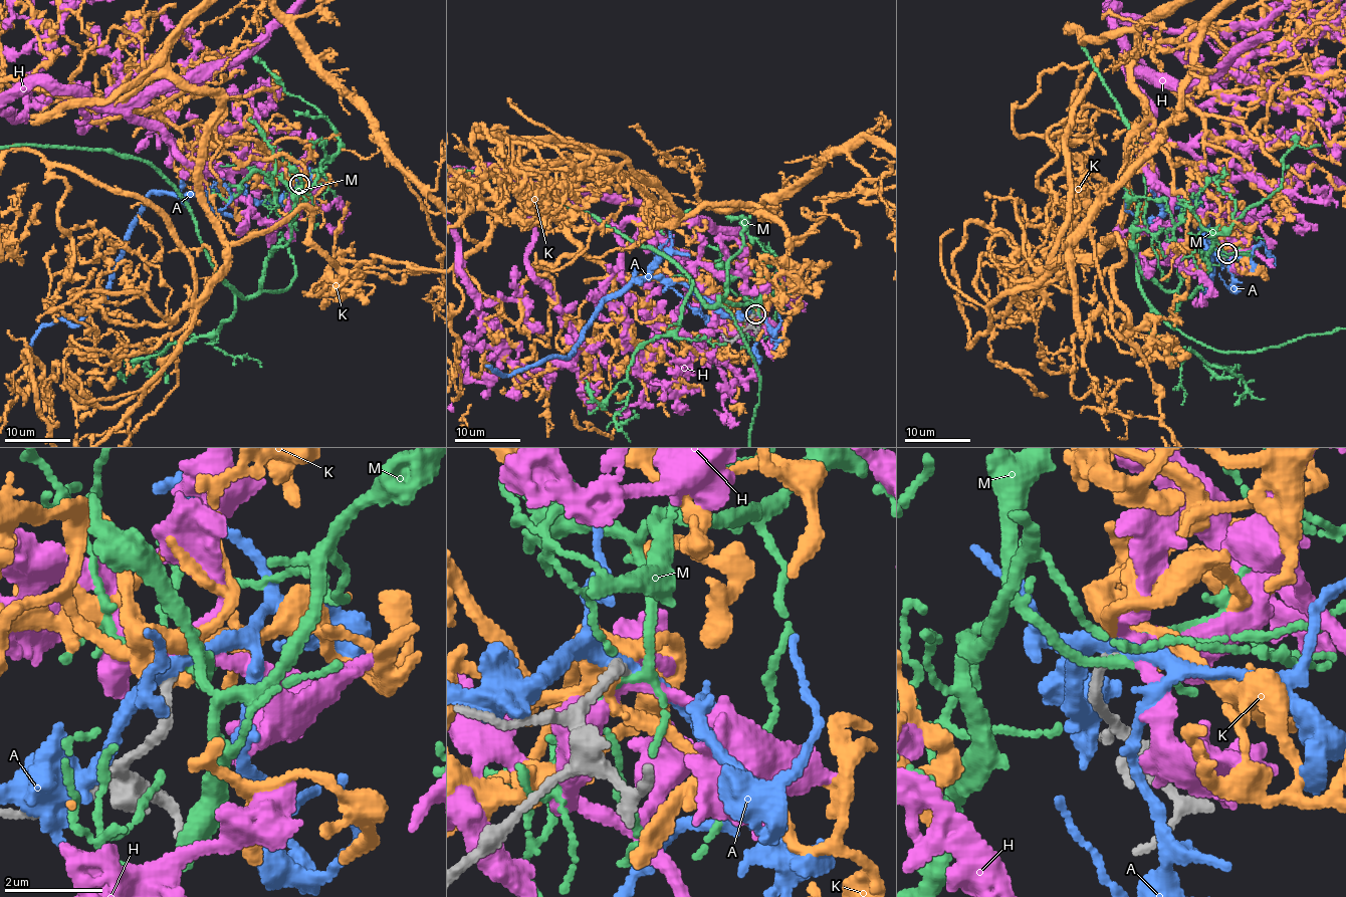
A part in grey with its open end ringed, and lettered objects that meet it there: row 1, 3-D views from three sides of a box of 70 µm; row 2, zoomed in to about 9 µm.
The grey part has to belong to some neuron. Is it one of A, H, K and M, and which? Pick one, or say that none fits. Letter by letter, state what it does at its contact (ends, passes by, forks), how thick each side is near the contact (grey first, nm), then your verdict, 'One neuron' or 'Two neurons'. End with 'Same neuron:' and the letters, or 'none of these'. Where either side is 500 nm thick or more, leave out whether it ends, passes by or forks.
A: It forks there. Thickness 240 nm (grey) against 240 nm. Two neurons
H: It forks there. Thickness 200 nm (grey) against 240 nm. Two neurons
K: It forks there. Thickness 240 nm (grey) against 320 nm. Two neurons
M: It forks there. Thickness 200 nm (grey) against 160 nm. Two neurons
Same neuron: none of these

